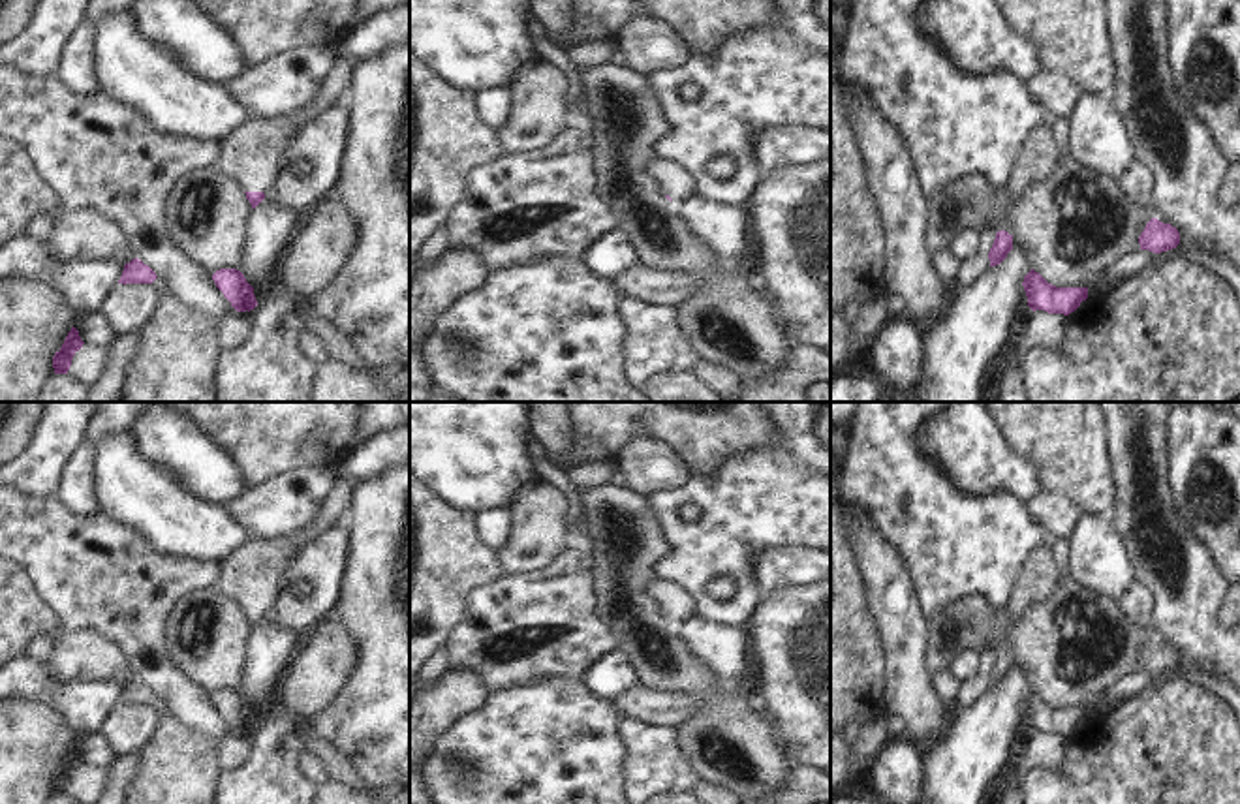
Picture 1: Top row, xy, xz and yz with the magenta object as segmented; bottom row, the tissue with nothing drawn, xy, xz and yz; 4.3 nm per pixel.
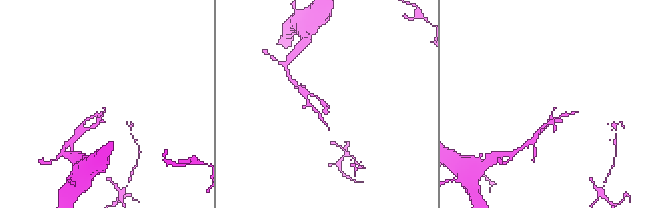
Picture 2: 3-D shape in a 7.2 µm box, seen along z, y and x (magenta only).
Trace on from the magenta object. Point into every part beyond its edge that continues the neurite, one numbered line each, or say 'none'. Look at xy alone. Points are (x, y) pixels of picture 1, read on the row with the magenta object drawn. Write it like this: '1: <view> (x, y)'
1: xy (254, 156)

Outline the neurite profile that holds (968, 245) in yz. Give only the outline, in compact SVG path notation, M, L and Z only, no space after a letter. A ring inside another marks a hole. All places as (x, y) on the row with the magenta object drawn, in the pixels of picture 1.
M966 231L951 244L953 254L964 263L983 252L983 235Z

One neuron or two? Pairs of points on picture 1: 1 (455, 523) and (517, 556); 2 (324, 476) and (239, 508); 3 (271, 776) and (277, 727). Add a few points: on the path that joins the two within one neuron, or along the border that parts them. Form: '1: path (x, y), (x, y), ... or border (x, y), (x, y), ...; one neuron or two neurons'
1: border (500, 555), (506, 573); two neurons
2: path (303, 493), (284, 508), (260, 508); one neuron
3: path (273, 765), (277, 739); one neuron

